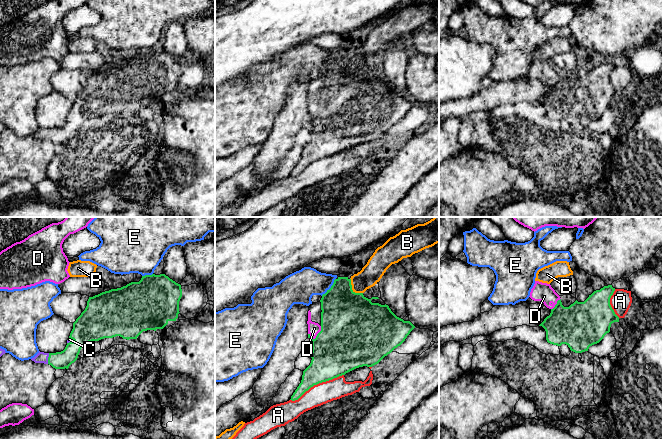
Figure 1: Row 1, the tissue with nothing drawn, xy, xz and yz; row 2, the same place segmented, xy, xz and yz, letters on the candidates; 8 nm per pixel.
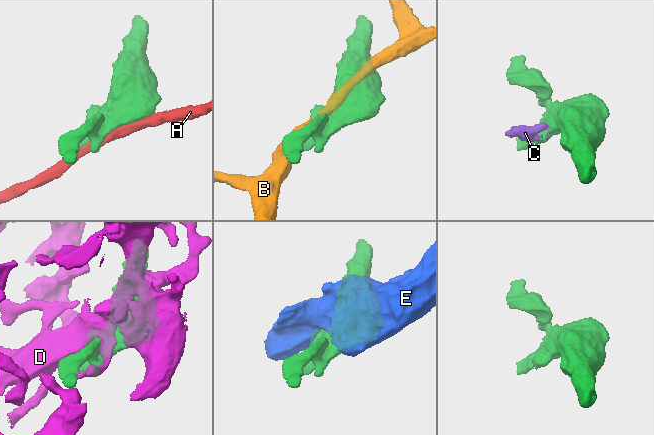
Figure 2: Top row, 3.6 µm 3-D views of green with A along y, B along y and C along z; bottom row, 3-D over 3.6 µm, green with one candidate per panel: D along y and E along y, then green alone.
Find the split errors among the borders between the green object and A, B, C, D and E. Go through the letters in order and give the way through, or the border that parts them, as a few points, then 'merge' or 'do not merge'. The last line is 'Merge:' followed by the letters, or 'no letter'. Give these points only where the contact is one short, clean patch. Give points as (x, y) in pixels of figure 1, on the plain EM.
A: do not merge
B: do not merge
C: runs through xy (60, 136), (48, 134), (41, 133); merge
D: merge
E: do not merge
Merge: C, D

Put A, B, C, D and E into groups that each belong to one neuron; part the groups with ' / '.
A / B / C D / E

